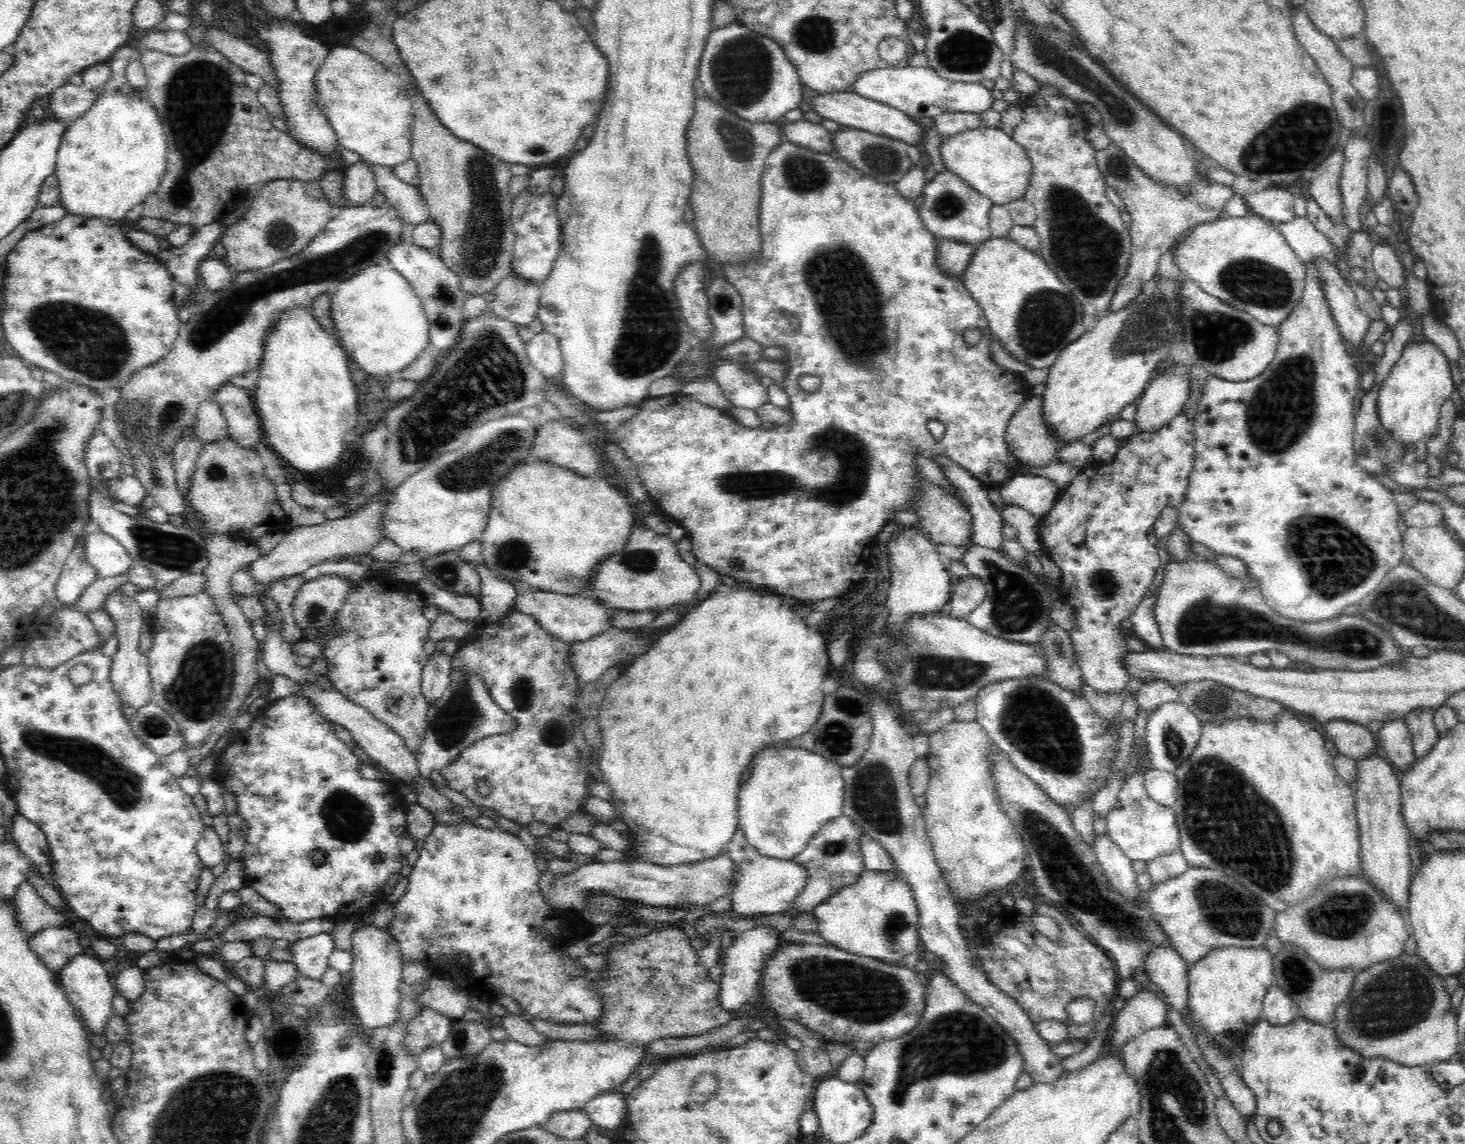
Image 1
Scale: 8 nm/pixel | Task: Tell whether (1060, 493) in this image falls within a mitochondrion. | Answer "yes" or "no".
no

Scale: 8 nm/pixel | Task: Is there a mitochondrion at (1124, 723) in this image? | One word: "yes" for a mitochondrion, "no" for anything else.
no

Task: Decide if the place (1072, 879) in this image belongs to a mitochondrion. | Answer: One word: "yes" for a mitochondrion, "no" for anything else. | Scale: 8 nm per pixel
yes

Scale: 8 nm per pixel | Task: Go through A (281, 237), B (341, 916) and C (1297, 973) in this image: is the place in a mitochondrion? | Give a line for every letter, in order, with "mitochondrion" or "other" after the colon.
A: mitochondrion
B: other
C: mitochondrion

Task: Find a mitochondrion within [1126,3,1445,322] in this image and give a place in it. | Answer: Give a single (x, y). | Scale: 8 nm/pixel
(1288, 142)

